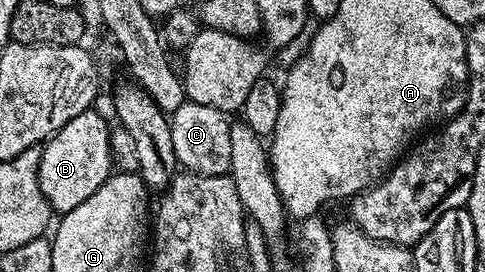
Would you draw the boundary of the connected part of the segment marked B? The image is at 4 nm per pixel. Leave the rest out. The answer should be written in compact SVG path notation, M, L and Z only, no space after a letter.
M97 109L84 111L79 117L71 117L71 121L67 121L67 125L63 125L63 129L56 131L41 147L39 189L43 189L43 197L47 197L54 212L70 211L75 205L83 205L83 201L87 201L87 197L109 179L112 163L108 121Z

